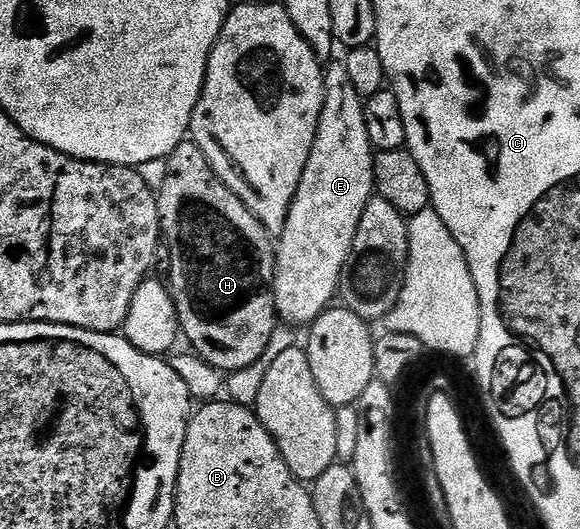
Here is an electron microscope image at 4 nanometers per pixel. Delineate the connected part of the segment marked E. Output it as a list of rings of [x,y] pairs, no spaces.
[[[343,61],[327,64],[324,86],[324,108],[316,144],[288,221],[278,235],[276,280],[272,288],[279,318],[288,325],[310,325],[333,306],[332,298],[335,295],[337,298],[352,259],[352,246],[364,210],[376,191],[376,155],[366,129],[366,103],[350,82]]]

